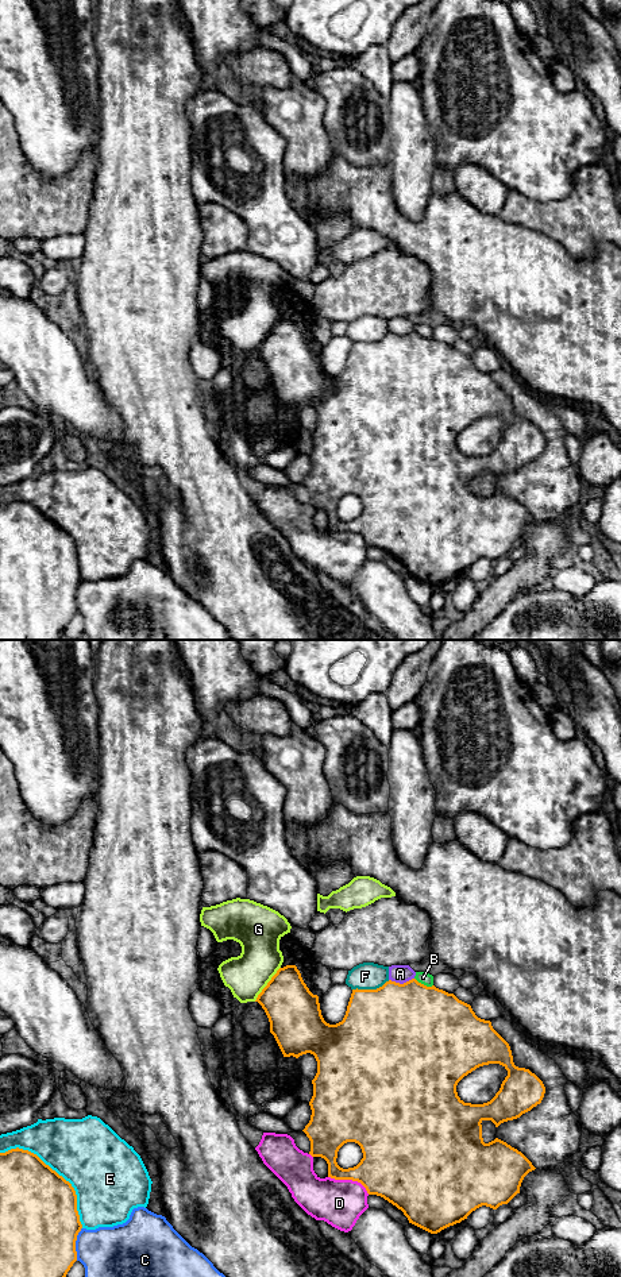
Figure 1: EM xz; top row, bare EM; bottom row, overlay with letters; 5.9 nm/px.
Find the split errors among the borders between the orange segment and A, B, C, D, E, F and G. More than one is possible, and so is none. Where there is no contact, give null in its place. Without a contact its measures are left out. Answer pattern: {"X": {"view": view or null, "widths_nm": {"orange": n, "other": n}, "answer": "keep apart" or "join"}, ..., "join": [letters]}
{"A": {"view": "xz", "widths_nm": {"orange": 500, "other": 110}, "answer": "keep apart"}, "B": {"view": "xz", "widths_nm": {"orange": 500, "other": 70}, "answer": "keep apart"}, "C": {"view": "xz", "widths_nm": {"orange": 480, "other": 360}, "answer": "keep apart"}, "D": {"view": "xz", "widths_nm": {"orange": 360, "other": 280}, "answer": "keep apart"}, "E": {"view": "xz", "widths_nm": {"orange": 460, "other": 400}, "answer": "keep apart"}, "F": {"view": "xz", "widths_nm": {"orange": 500, "other": 160}, "answer": "keep apart"}, "G": {"view": "xz", "widths_nm": {"orange": 320, "other": 260}, "answer": "keep apart"}, "join": []}

